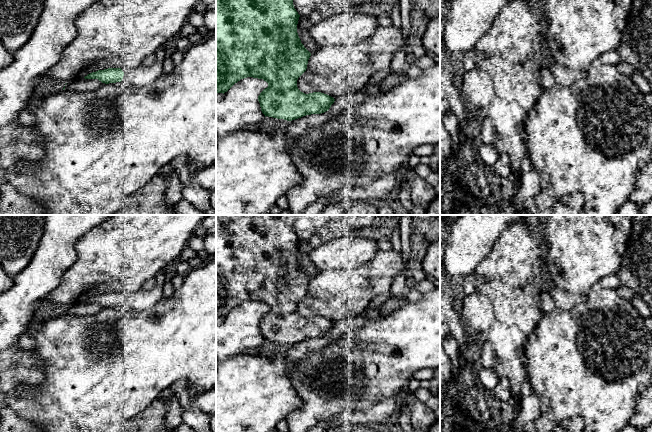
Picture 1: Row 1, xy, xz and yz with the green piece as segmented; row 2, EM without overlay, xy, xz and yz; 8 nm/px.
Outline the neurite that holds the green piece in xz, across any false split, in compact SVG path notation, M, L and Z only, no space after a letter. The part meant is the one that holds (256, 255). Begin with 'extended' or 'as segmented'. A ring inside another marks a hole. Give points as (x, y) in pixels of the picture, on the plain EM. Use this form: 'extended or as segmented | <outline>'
as segmented | M216 215L216 317L227 316L235 307L247 301L263 303L268 307L258 320L262 337L268 341L292 345L311 338L321 338L329 334L335 323L321 316L305 318L297 311L298 302L306 295L311 277L304 271L297 257L300 239L293 229L295 215Z

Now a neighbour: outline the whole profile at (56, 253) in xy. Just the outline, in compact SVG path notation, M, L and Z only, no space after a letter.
M46 215L39 246L29 264L13 277L13 286L0 294L0 352L19 349L19 338L28 332L35 311L61 283L65 272L77 261L76 244L89 230L111 215Z

